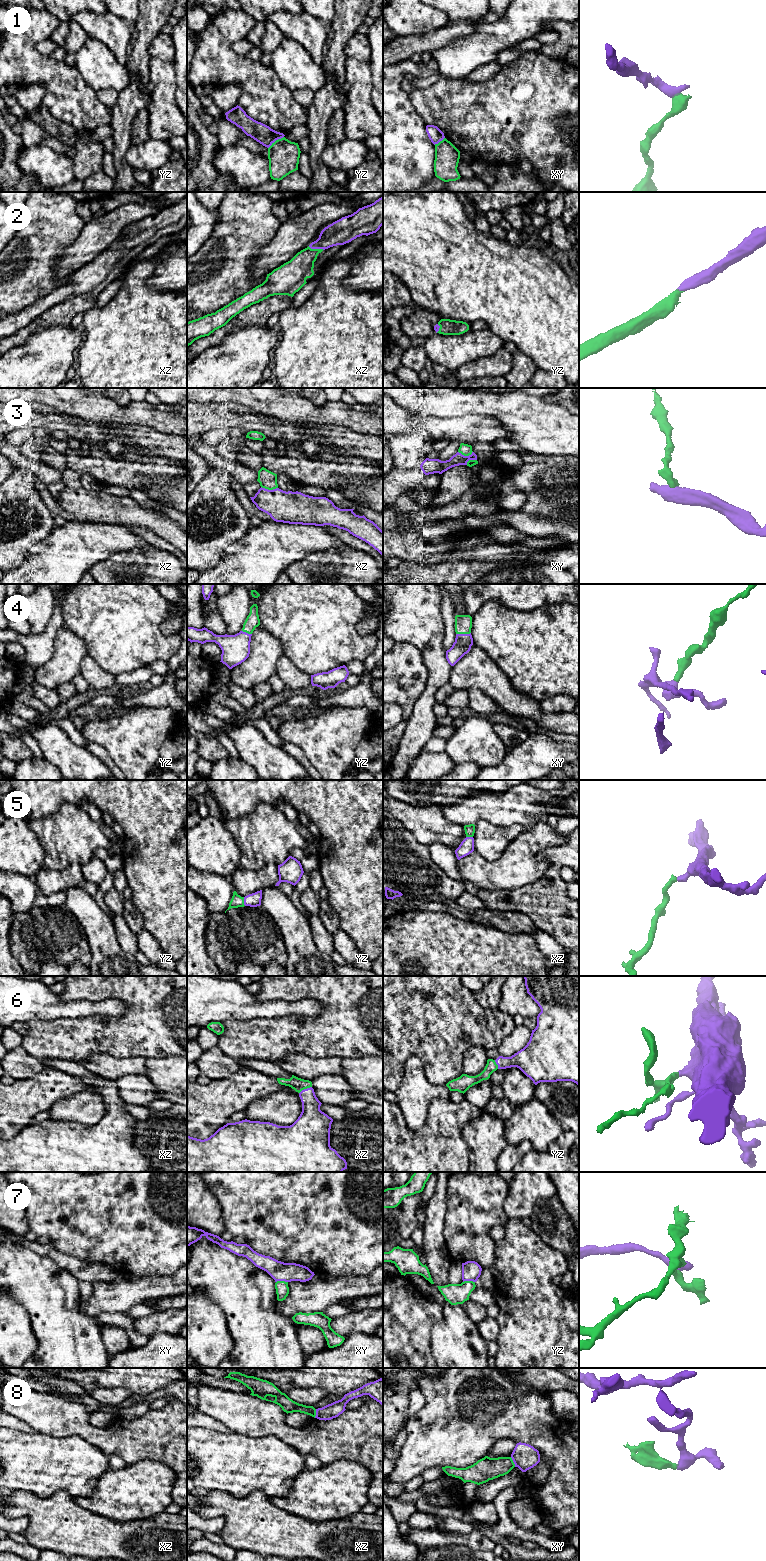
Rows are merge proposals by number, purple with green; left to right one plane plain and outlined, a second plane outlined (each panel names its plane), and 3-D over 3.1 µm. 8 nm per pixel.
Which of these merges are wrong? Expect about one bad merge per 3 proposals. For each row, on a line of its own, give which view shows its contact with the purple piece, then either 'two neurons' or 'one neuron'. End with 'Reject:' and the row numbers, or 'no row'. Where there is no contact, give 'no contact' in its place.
1: meets purple in yz; two neurons
2: meets purple in xz; one neuron
3: meets purple in xz; two neurons
4: meets purple in xy; one neuron
5: meets purple in yz; one neuron
6: meets purple in xz; one neuron
7: meets purple in xy; two neurons
8: meets purple in xy; two neurons
Reject: 1, 3, 7, 8

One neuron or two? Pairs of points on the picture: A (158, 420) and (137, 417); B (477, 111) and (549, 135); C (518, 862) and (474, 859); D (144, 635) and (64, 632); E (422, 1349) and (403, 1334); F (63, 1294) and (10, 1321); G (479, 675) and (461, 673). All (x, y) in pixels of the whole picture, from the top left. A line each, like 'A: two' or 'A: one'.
A: one
B: one
C: one
D: two
E: one
F: two
G: one

